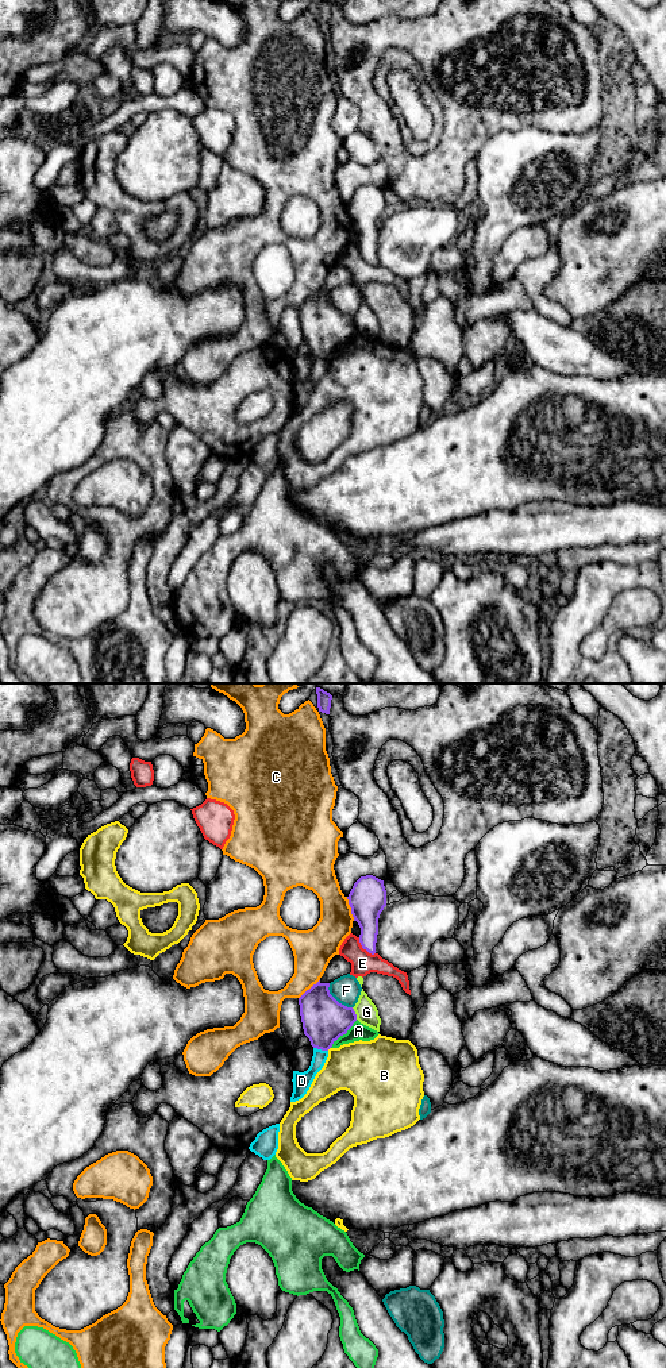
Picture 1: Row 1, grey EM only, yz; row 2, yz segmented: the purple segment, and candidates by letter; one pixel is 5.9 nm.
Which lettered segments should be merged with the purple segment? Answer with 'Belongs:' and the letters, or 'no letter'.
Belongs: no letter

